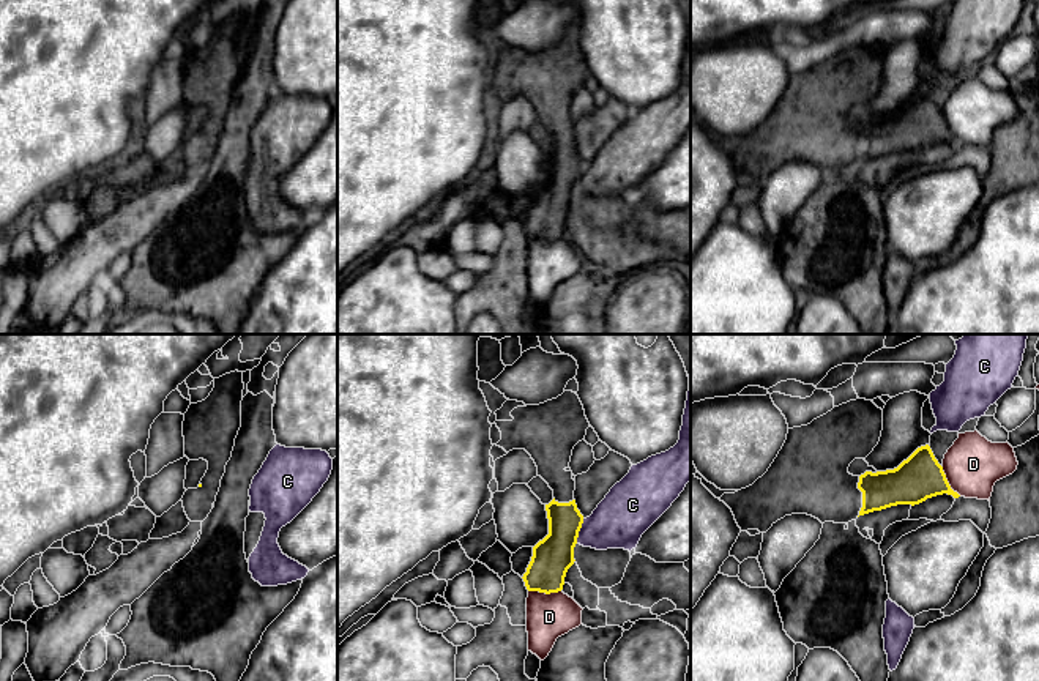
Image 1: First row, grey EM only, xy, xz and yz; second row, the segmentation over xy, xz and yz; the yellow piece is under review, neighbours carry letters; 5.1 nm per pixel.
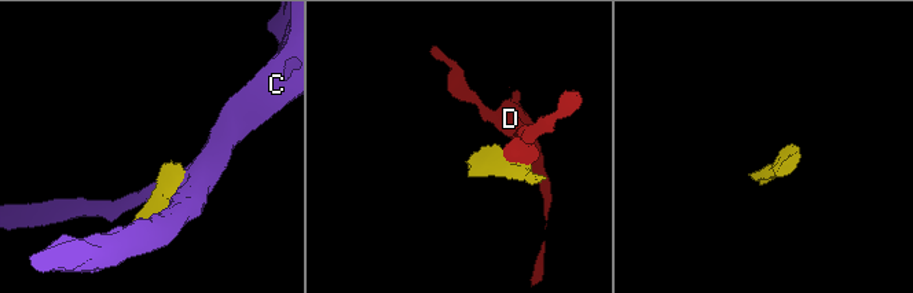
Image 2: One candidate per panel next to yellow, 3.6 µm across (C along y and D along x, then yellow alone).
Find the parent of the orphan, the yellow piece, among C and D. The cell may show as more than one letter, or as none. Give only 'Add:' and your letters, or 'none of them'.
Add: none of them

